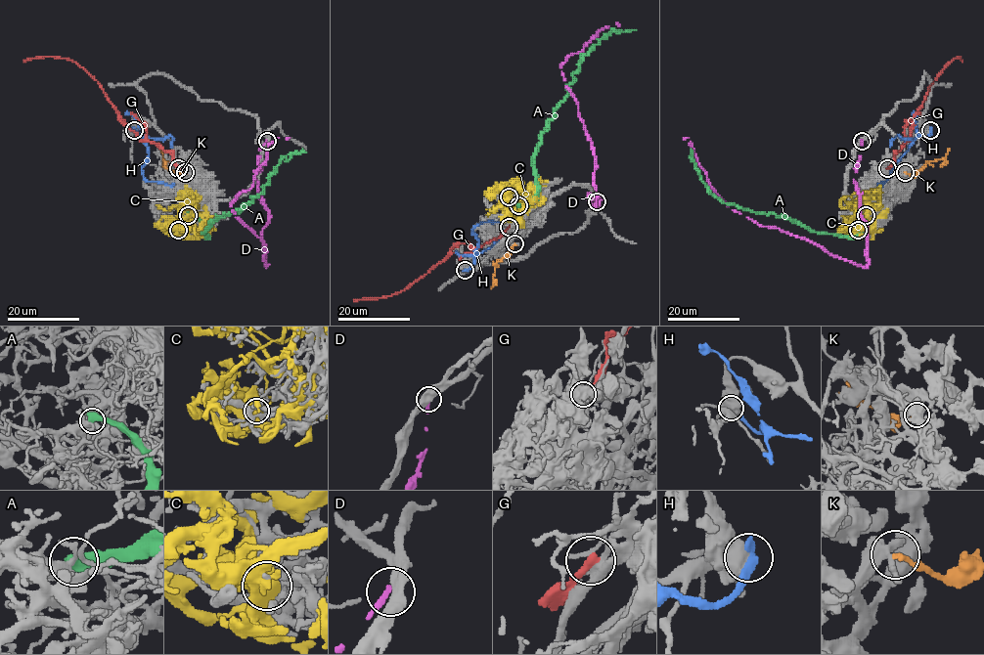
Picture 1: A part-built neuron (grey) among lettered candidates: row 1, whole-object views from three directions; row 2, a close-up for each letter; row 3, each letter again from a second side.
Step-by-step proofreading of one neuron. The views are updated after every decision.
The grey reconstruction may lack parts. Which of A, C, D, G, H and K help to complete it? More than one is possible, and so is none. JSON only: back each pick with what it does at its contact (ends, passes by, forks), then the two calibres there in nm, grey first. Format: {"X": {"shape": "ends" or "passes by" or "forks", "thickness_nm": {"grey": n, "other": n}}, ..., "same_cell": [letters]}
{"same_cell": []}

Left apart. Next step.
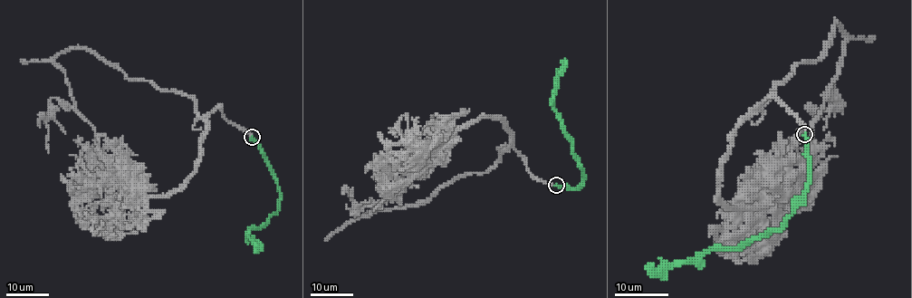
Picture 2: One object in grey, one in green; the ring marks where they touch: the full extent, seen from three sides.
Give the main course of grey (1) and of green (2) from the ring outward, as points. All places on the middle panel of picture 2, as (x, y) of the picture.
1: (555, 185), (511, 143), (484, 172), (427, 201), (360, 216), (379, 205), (354, 210), (353, 188)
2: (555, 185), (577, 188), (583, 179), (572, 142), (553, 106), (558, 73), (565, 58)

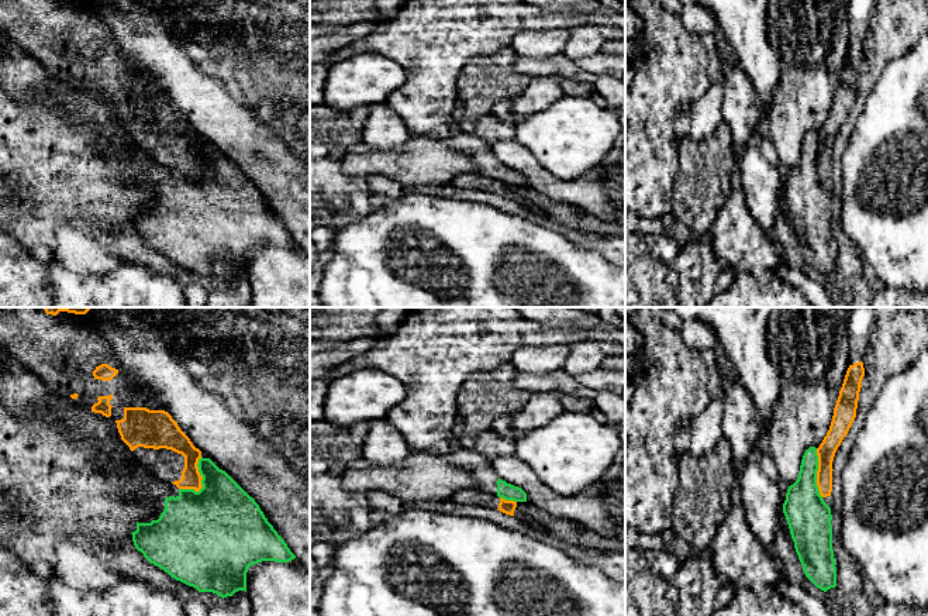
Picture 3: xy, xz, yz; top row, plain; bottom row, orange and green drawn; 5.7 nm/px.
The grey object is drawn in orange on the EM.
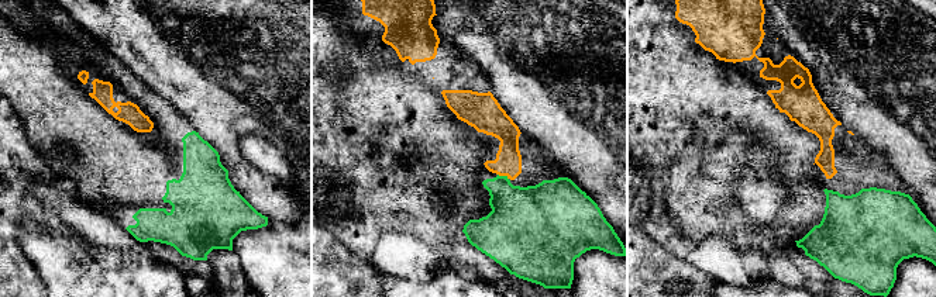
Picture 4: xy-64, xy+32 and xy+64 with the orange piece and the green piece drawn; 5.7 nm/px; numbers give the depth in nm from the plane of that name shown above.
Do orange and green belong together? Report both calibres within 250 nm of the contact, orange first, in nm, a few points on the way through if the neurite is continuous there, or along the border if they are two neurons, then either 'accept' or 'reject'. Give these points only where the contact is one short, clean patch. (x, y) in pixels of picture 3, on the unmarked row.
110 nm thick on the orange side, 440 nm on the other; border along xy (202, 141), (197, 148), (202, 171), (197, 175), (179, 174); reject

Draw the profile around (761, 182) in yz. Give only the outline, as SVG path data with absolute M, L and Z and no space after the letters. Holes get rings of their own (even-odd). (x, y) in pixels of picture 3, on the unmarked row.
M755 142L734 147L736 168L742 173L744 200L749 214L770 234L777 214L782 178L760 154Z

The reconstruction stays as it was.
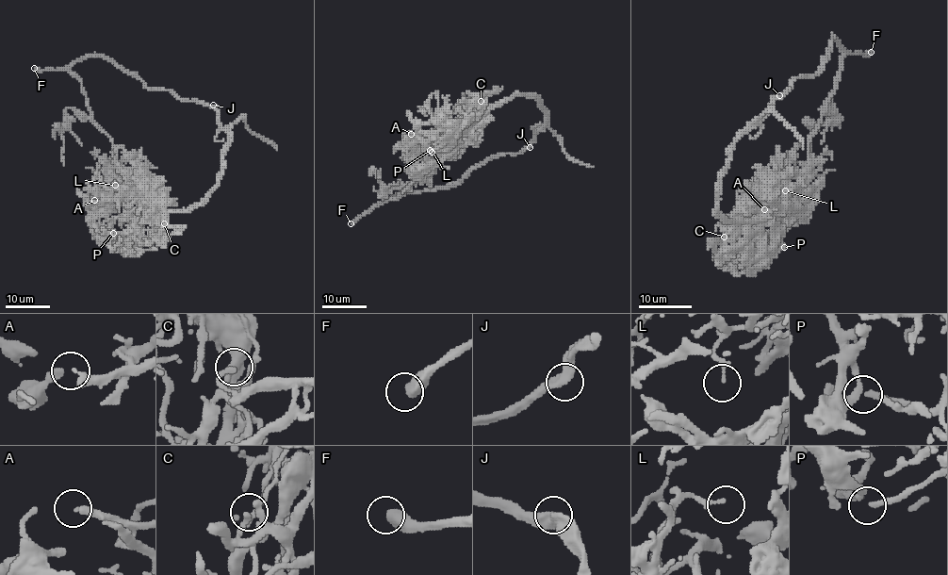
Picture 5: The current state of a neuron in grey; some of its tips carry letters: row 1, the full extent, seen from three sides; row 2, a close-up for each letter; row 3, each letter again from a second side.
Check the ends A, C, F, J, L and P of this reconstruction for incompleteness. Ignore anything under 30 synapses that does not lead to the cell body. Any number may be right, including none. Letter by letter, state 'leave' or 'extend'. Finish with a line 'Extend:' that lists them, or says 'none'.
A: extend
C: leave
F: extend
J: leave
L: leave
P: leave
Extend: A, F

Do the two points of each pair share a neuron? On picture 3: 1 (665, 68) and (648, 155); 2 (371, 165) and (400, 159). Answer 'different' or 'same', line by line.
1: same
2: same

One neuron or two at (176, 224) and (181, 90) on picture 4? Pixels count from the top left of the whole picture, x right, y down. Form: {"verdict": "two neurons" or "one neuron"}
{"verdict": "two neurons"}

